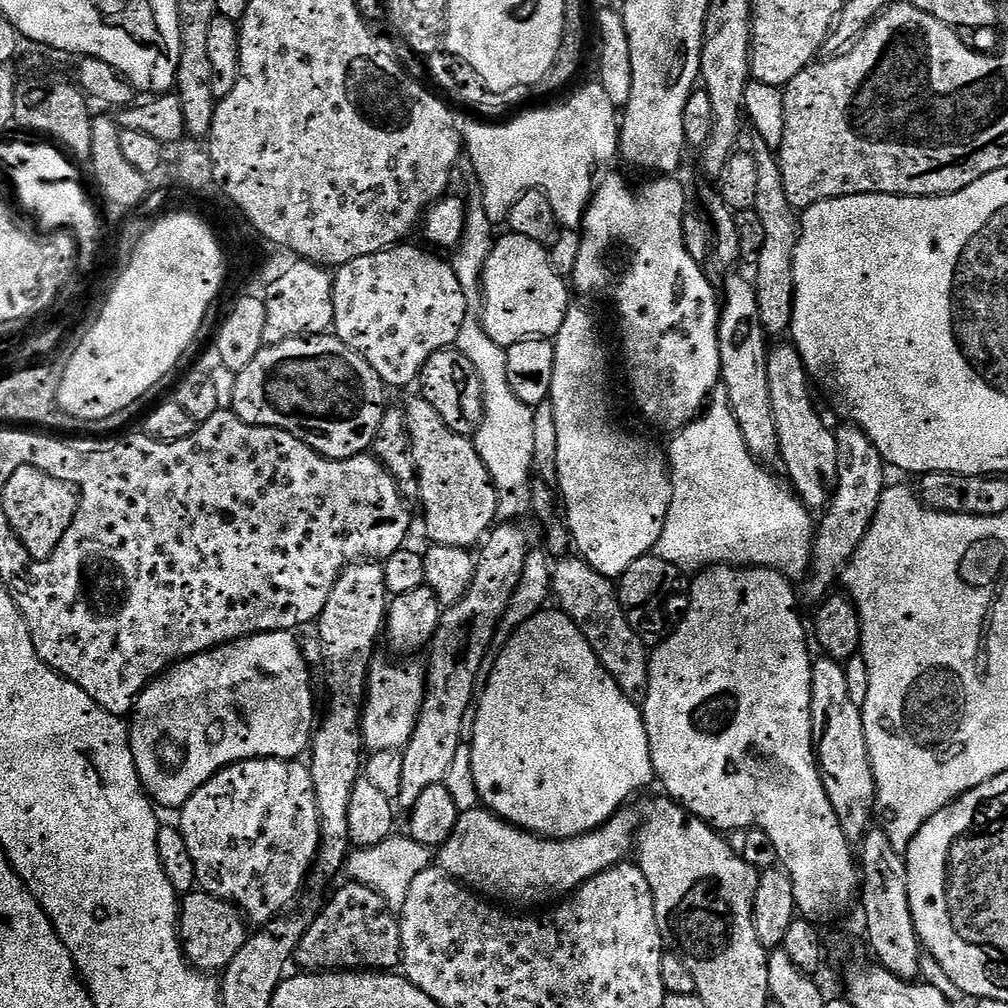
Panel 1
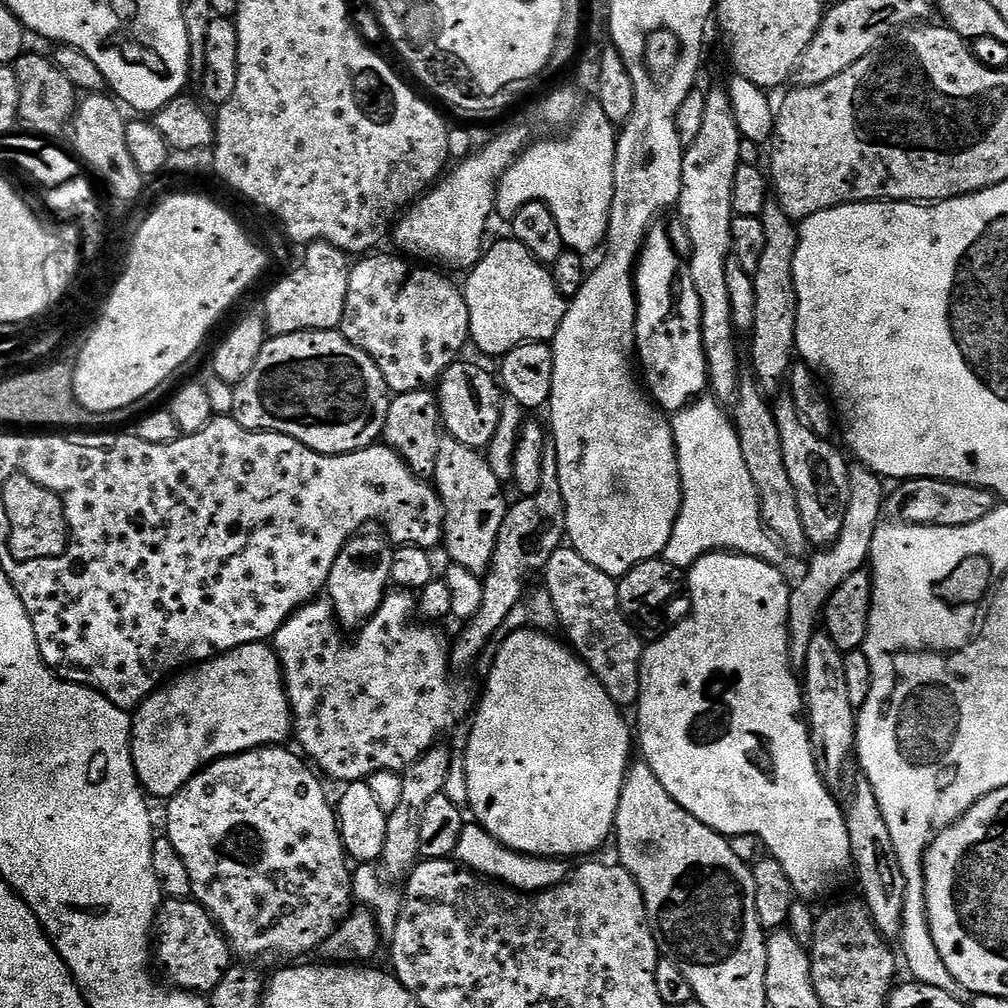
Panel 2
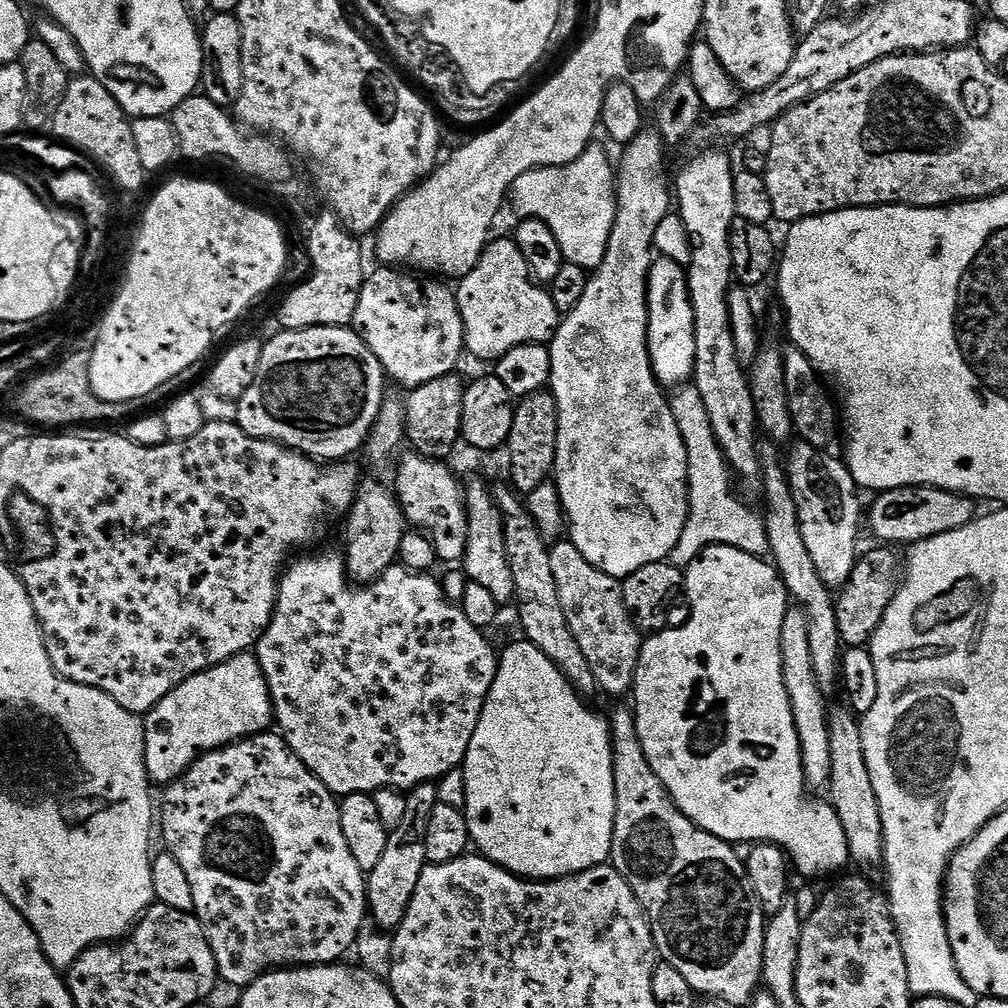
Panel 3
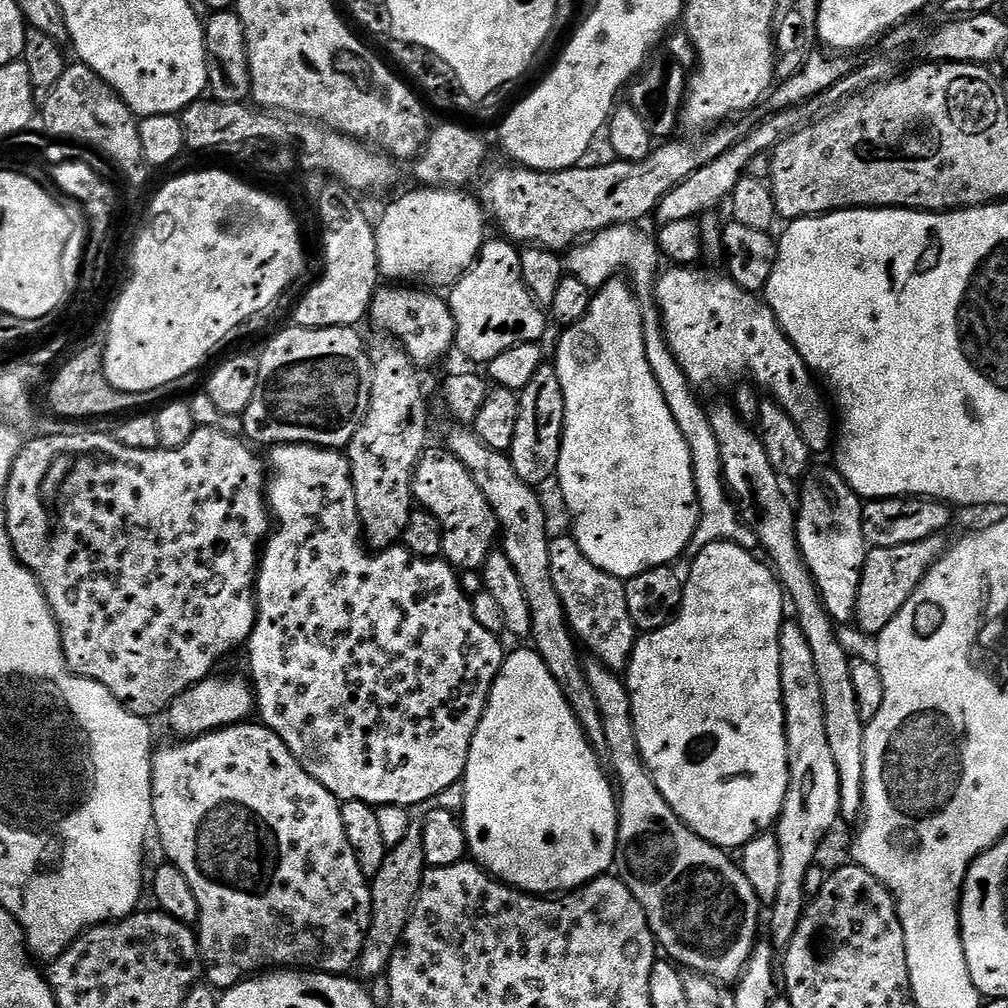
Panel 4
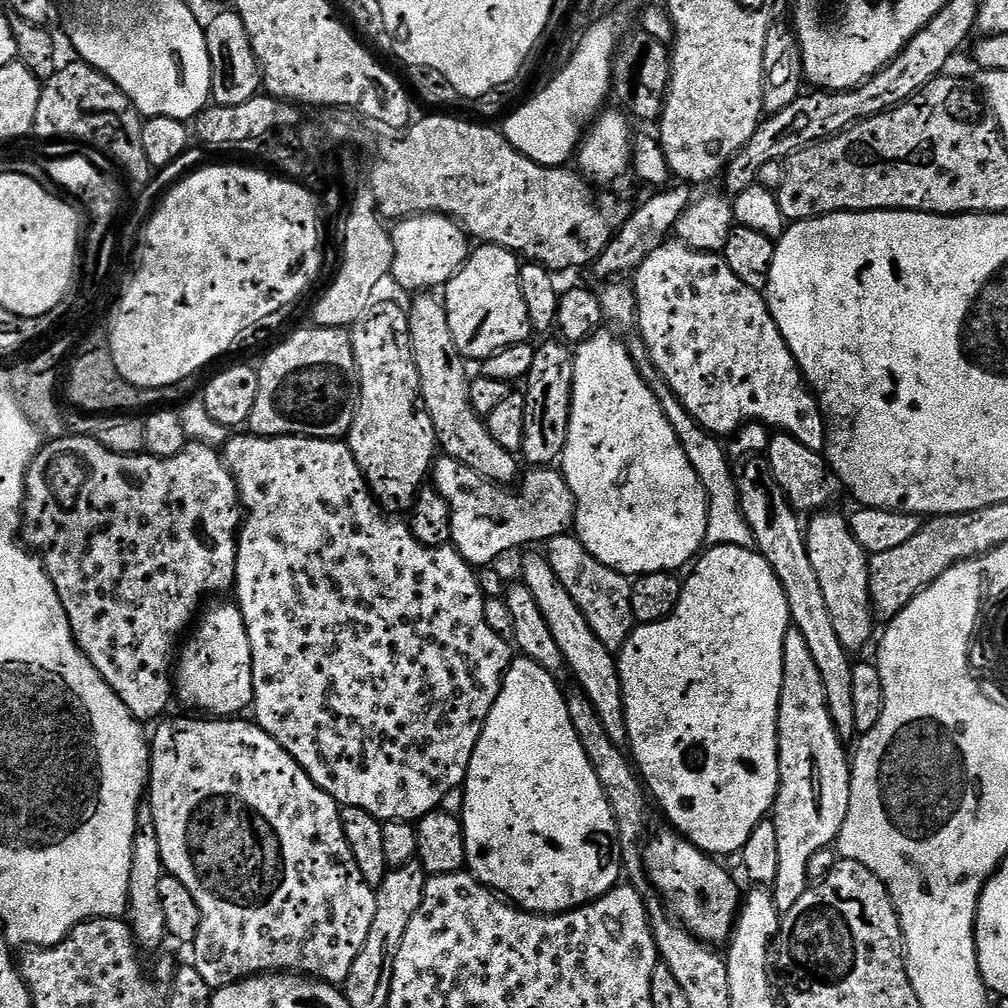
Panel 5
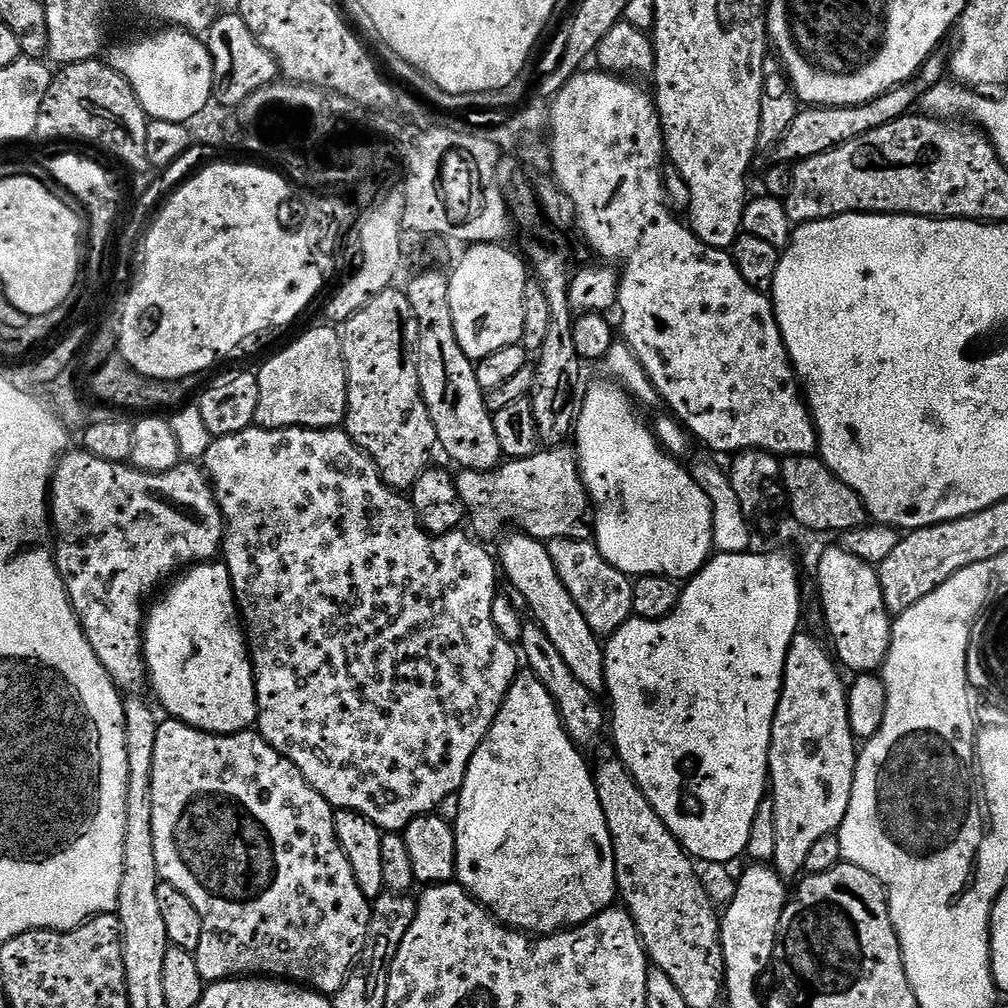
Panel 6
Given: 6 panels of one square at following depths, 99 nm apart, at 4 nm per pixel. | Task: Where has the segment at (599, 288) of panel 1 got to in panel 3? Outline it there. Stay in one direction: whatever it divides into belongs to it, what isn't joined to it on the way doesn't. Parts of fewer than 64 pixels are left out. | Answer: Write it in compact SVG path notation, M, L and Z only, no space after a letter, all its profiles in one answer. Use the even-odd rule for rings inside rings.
M663 258L653 259L648 272L648 353L656 381L665 389L684 386L696 371L694 350L694 310L688 293L685 265Z

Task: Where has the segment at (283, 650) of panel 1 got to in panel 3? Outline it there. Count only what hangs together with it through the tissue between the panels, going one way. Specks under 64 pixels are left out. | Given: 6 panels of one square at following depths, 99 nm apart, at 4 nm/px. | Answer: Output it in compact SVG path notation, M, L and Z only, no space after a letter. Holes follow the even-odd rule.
M251 651L240 652L226 662L202 670L170 690L143 717L144 765L149 781L167 786L204 753L258 736L273 720L270 690L262 666Z

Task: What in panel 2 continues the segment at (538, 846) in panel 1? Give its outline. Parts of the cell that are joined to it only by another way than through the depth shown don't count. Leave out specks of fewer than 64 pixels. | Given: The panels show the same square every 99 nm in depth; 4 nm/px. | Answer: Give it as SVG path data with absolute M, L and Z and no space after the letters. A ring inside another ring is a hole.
M475 822L465 823L462 834L458 838L458 846L454 853L457 864L476 873L477 877L487 878L492 882L499 882L517 892L544 892L553 888L555 884L563 884L570 875L569 865L562 860L547 860L544 856L527 856L521 852L510 850L502 846L484 829Z

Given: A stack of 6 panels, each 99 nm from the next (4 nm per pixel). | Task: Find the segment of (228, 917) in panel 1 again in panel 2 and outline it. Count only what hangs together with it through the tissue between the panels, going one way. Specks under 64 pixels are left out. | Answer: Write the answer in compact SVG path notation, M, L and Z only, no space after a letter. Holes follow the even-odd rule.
M192 898L187 900L165 899L161 903L154 929L154 956L158 964L160 960L165 974L168 975L167 983L173 989L197 994L213 992L218 986L218 982L222 982L222 978L234 964L232 950L228 947L228 939L224 937L224 932L217 926L216 919Z

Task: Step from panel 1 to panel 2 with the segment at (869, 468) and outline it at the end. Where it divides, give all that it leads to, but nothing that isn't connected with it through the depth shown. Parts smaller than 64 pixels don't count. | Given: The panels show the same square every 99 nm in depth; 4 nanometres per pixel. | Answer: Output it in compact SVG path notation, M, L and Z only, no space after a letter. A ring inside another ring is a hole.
M863 466L849 467L848 477L850 478L850 502L846 510L846 522L842 522L842 534L838 534L838 538L827 550L816 550L811 553L807 561L809 562L808 573L794 584L790 591L788 653L792 659L792 667L796 670L804 667L808 647L814 639L814 634L821 627L824 607L828 605L834 590L838 590L838 586L842 586L842 582L846 582L850 574L861 571L869 563L874 534L884 516L885 481Z

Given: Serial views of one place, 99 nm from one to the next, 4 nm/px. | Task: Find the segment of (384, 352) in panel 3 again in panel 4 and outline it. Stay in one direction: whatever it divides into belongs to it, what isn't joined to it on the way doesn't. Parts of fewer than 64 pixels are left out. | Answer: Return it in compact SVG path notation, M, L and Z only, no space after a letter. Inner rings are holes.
M384 286L372 298L370 320L384 331L417 369L436 364L456 342L456 323L449 301L420 286Z

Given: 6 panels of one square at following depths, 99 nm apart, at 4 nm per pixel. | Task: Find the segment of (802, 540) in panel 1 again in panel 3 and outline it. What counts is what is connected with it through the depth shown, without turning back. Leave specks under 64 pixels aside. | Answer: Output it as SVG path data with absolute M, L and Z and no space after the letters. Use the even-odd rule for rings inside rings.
M680 386L675 389L674 395L670 400L674 422L678 422L688 455L688 517L682 538L678 538L678 546L670 557L671 563L681 570L687 569L697 554L711 544L734 546L751 556L767 557L769 550L764 521L743 504L745 501L739 495L736 497L732 493L734 477L714 438L702 394L698 394L695 386Z

